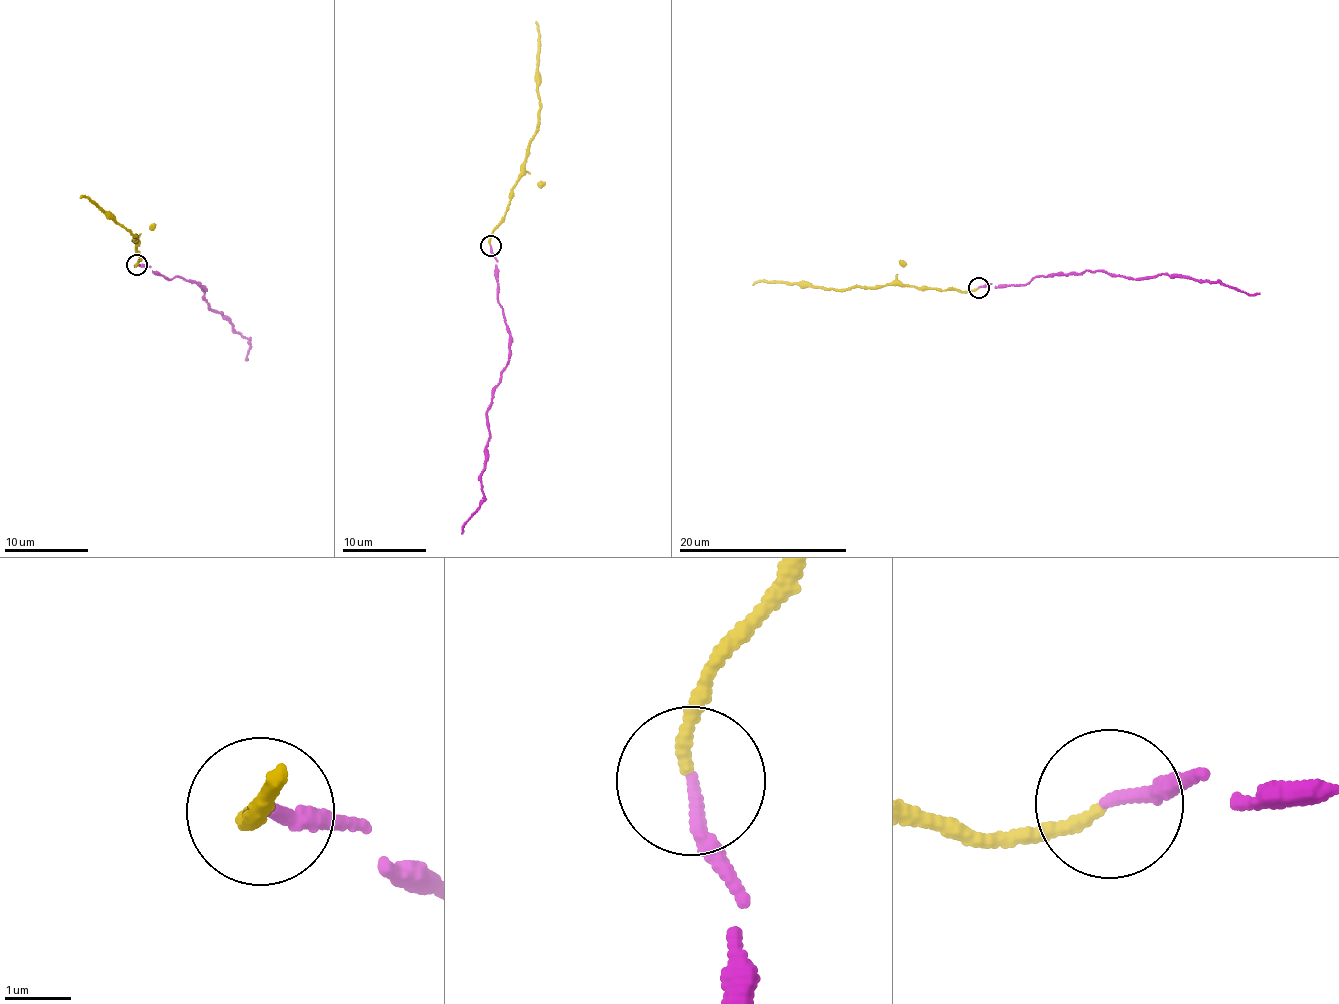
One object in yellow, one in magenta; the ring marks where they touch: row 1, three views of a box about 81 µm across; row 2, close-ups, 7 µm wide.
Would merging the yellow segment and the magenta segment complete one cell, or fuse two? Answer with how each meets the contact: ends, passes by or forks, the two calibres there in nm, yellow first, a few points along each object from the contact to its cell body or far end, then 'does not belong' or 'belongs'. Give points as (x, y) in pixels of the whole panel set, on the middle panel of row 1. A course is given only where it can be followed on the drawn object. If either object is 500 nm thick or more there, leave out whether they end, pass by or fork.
yellow ends there; magenta ends there; 180 nm thick on the yellow side, 190 nm on the other; yellow runs (490, 245), (492, 229), (507, 212), (510, 191), (521, 173), (538, 123), (540, 34), (536, 22); magenta runs (490, 245), (510, 358), (488, 412), (488, 455), (480, 474), (483, 501), (462, 534); belongs

